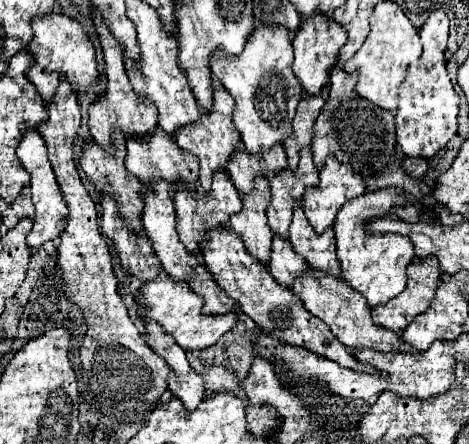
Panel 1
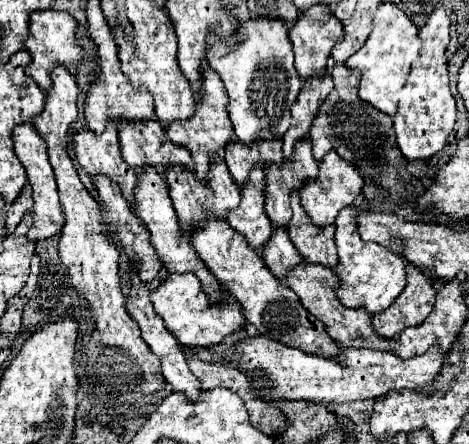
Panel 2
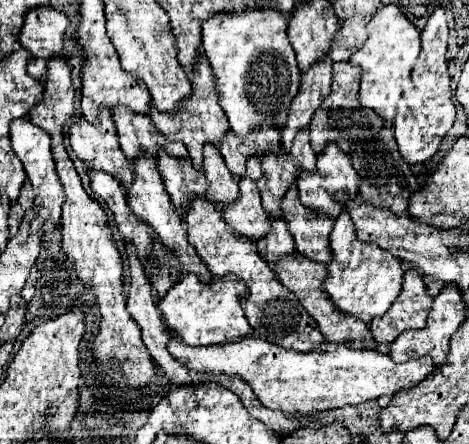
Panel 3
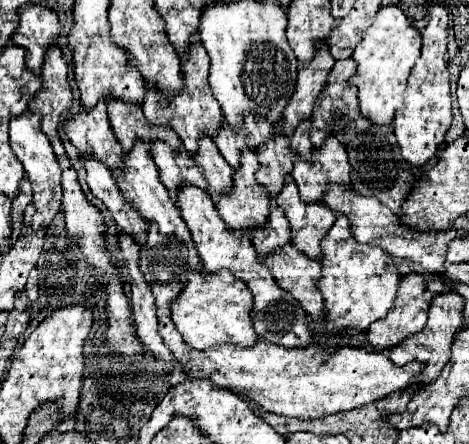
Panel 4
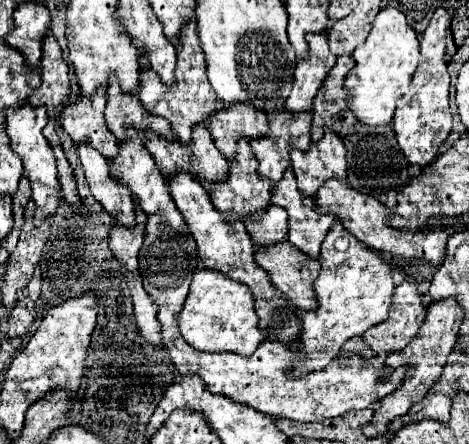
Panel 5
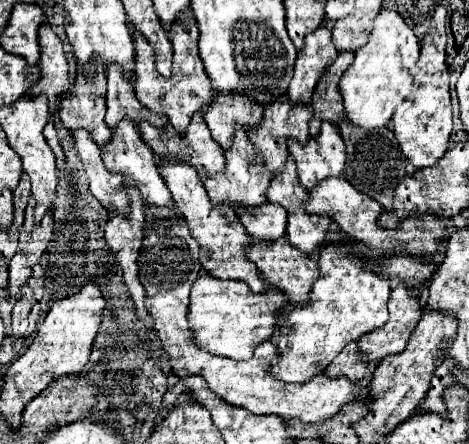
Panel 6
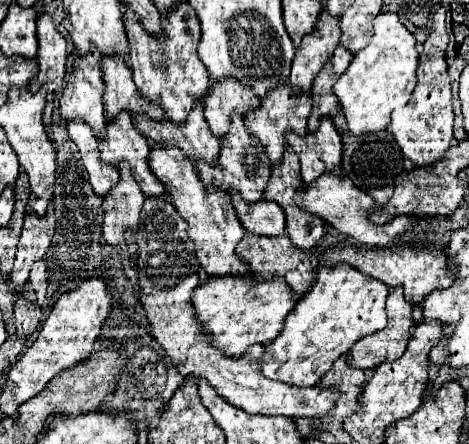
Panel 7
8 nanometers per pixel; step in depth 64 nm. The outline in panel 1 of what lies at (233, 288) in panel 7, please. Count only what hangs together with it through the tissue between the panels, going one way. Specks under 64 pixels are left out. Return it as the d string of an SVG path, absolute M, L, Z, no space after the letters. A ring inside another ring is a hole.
M160 276L152 282L144 282L140 286L140 290L134 294L134 304L136 304L136 316L142 324L148 324L150 320L160 324L164 328L166 334L172 334L174 340L186 350L186 352L194 352L194 350L204 350L212 344L216 344L224 332L232 330L234 324L238 322L238 314L236 312L228 312L228 314L220 314L220 316L202 316L200 308L202 308L202 300L196 292L192 292L192 288L182 282L182 280L172 280L168 276Z

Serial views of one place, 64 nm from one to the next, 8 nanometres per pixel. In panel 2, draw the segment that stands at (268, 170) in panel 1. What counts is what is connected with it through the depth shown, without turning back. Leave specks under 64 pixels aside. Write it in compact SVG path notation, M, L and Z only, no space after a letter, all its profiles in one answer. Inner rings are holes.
M262 138L258 144L240 144L238 140L232 140L224 150L224 160L230 170L230 176L234 182L244 188L248 182L248 174L254 166L268 168L270 164L282 164L282 140L280 138Z

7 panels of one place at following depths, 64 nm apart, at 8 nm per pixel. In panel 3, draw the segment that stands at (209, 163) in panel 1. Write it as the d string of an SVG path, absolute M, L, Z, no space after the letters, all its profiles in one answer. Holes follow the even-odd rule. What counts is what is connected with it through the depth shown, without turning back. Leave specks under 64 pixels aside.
M200 52L200 58L196 60L194 64L194 74L190 78L192 82L192 94L180 104L180 108L176 112L158 112L154 106L150 108L148 116L154 120L154 126L172 142L180 140L186 144L188 152L190 152L190 158L192 158L192 164L198 172L202 172L202 150L204 150L204 144L214 144L218 146L220 140L228 134L228 118L224 116L224 110L220 108L220 98L218 98L218 92L216 92L216 80L214 80L214 72L204 56L204 52Z

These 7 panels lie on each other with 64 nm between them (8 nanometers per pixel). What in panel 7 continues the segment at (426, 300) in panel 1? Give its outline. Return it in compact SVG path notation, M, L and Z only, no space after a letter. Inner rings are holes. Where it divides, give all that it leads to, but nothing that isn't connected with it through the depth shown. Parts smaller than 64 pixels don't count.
M392 288L388 300L386 300L386 312L388 312L388 326L372 336L364 336L364 340L358 340L356 346L352 346L348 354L348 364L354 368L376 368L384 360L396 360L406 350L410 330L414 328L412 318L414 304L410 304L402 288Z

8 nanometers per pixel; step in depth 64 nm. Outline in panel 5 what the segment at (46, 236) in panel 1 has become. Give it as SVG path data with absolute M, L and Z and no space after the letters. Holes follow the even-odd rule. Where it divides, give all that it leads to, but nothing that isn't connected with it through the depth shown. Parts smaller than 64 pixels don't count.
M24 104L20 108L6 110L6 132L10 136L10 146L20 156L26 176L32 184L32 200L36 202L36 208L38 208L38 212L36 212L38 220L50 218L60 204L60 182L58 182L56 158L54 158L54 152L52 152L48 140L44 140L44 136L42 136L42 128L46 126L46 120L48 120L48 116L46 116L44 106L34 108L30 104Z

